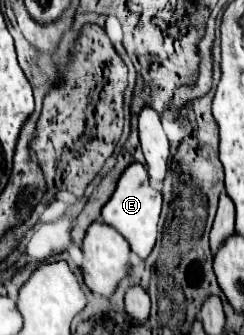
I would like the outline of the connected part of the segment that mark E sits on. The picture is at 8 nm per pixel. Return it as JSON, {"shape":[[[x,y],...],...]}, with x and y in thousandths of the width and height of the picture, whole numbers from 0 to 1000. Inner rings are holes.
{"shape":[[[533,487],[492,522],[467,576],[418,618],[418,654],[426,666],[459,672],[533,725],[533,743],[566,767],[598,773],[639,725],[639,660],[656,654],[656,606],[664,606],[664,582],[615,552],[598,499],[574,487]]]}

